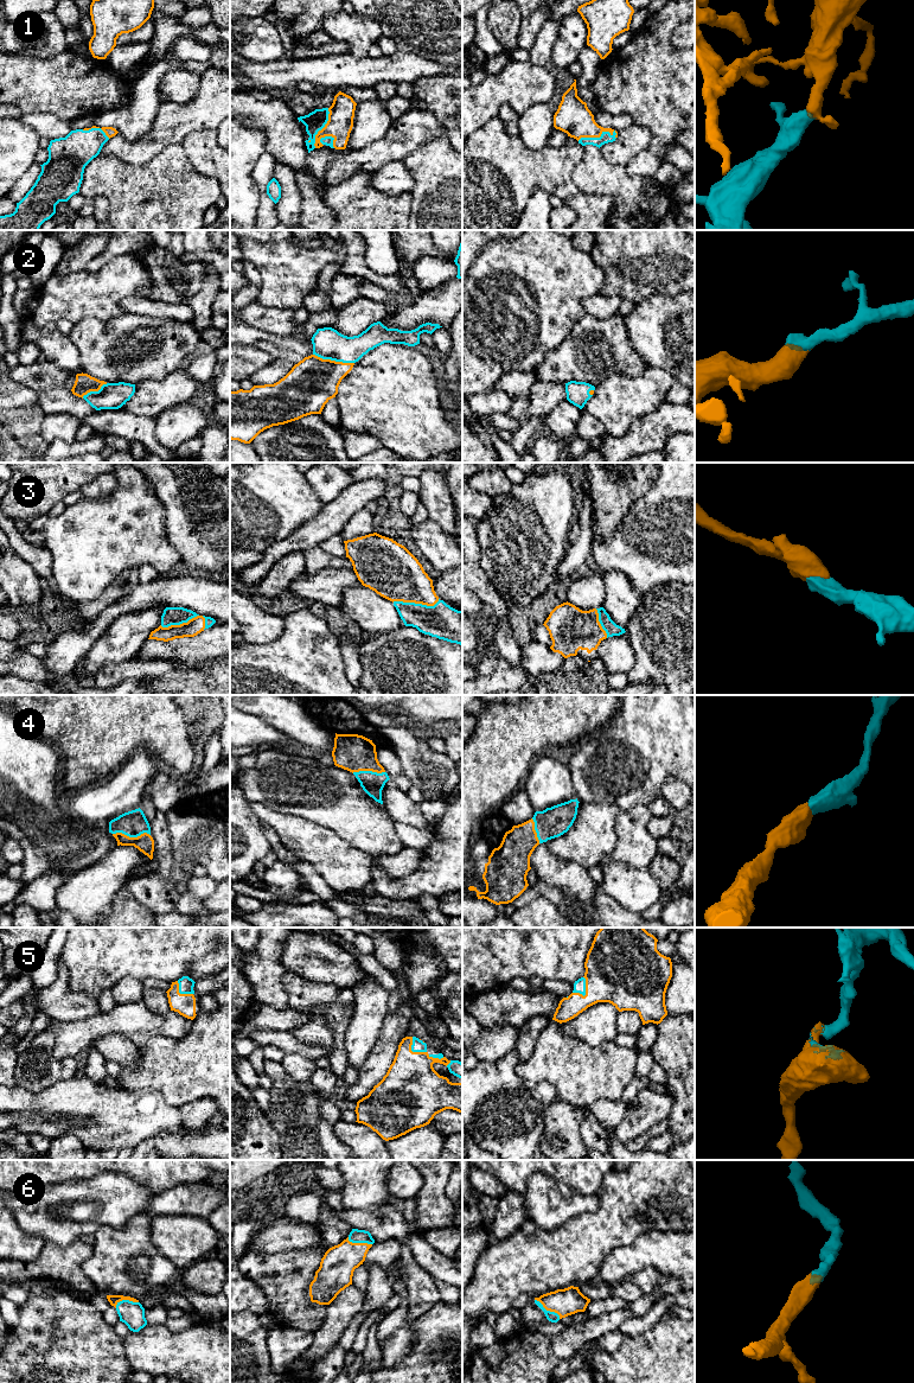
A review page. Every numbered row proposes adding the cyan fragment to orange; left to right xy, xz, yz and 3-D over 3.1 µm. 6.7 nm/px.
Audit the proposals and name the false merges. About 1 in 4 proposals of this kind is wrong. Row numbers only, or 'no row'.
no row

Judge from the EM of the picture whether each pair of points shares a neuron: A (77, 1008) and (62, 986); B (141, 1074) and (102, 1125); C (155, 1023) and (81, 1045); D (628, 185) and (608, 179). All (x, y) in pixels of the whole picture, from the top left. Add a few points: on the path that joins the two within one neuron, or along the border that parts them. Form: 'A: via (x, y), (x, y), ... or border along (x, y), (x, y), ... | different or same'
A: via (71, 1002), (62, 992) | same
B: border along (119, 1087), (126, 1090), (155, 1090) | different
C: via (136, 1023), (107, 1023), (100, 1026) | same
D: via (624, 185), (618, 185), (613, 180) | same

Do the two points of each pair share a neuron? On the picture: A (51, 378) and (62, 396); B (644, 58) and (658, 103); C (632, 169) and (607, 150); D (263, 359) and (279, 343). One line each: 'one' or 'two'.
A: two
B: one
C: two
D: two

